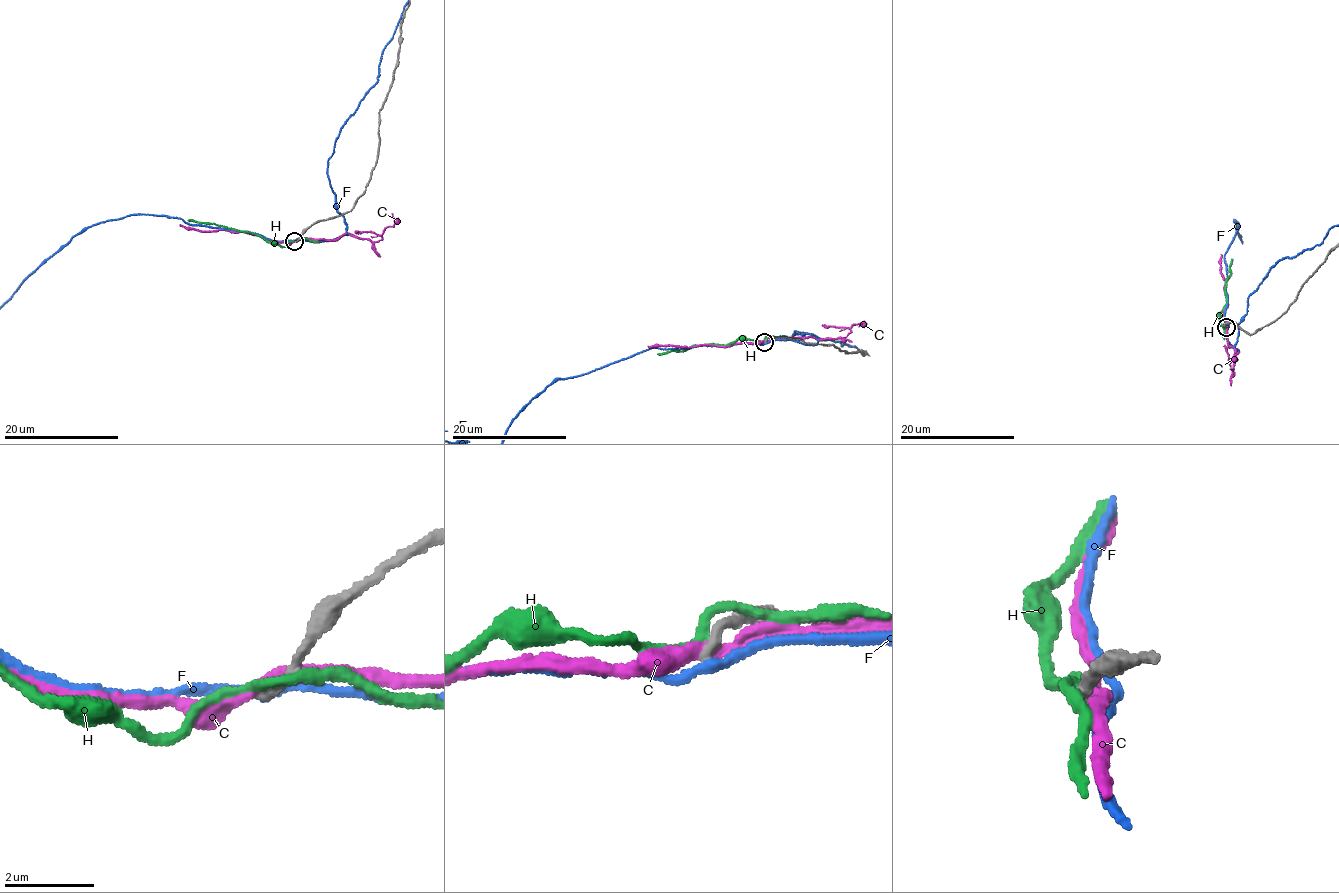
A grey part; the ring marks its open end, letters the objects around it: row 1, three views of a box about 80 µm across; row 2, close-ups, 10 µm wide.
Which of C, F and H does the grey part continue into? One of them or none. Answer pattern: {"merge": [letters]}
{"merge": []}

